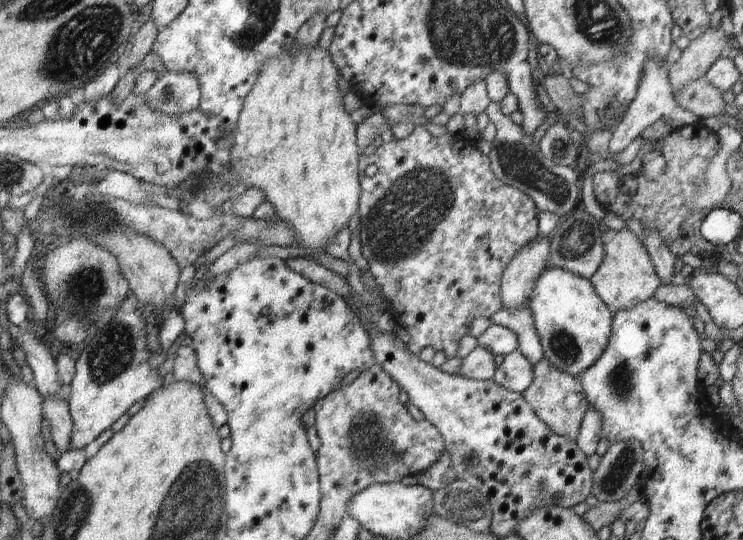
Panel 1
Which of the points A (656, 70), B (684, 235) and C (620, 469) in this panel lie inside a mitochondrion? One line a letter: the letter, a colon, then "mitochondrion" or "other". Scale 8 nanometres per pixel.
A: other
B: other
C: mitochondrion

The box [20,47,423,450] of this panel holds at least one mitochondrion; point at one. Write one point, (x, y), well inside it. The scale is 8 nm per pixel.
(114, 351)

